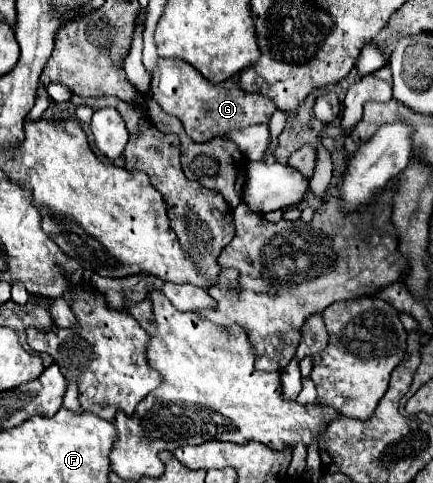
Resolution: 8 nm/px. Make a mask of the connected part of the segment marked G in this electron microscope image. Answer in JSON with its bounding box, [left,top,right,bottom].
[151,58,277,142]

